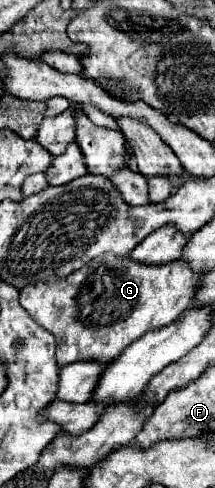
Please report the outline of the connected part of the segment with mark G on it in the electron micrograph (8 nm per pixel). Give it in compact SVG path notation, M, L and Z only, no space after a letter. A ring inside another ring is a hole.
M101 255L87 267L81 267L67 279L53 279L47 283L29 285L21 291L21 307L43 327L49 331L57 341L57 365L65 367L69 363L77 361L97 361L101 365L115 359L129 343L137 341L141 335L149 331L157 331L161 327L167 327L173 323L191 303L191 297L195 289L199 287L199 277L183 263L173 261L167 265L139 265L125 257L115 255Z

